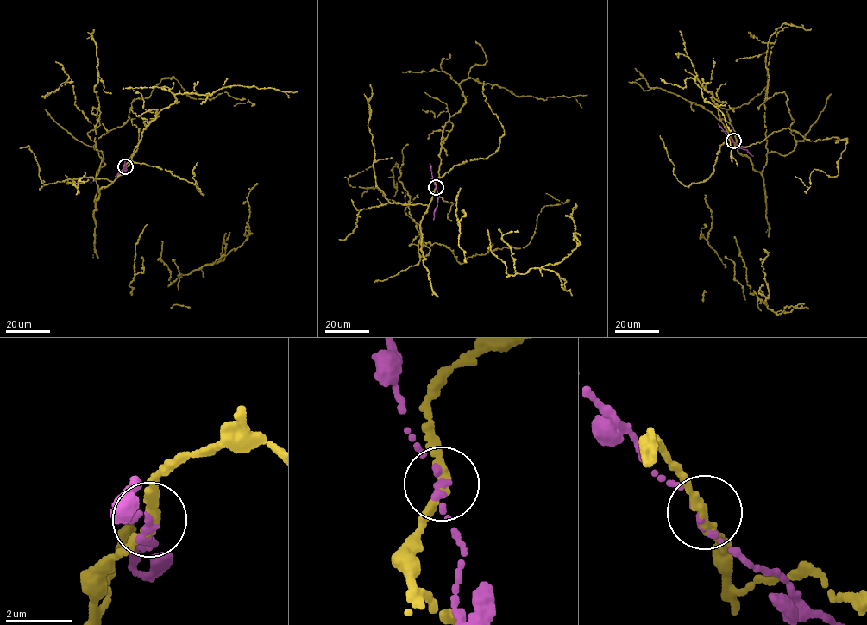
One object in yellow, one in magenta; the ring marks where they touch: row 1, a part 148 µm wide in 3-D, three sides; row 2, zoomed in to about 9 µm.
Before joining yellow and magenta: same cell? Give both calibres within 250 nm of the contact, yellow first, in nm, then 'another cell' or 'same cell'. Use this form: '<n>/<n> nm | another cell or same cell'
280/200 nm | another cell

